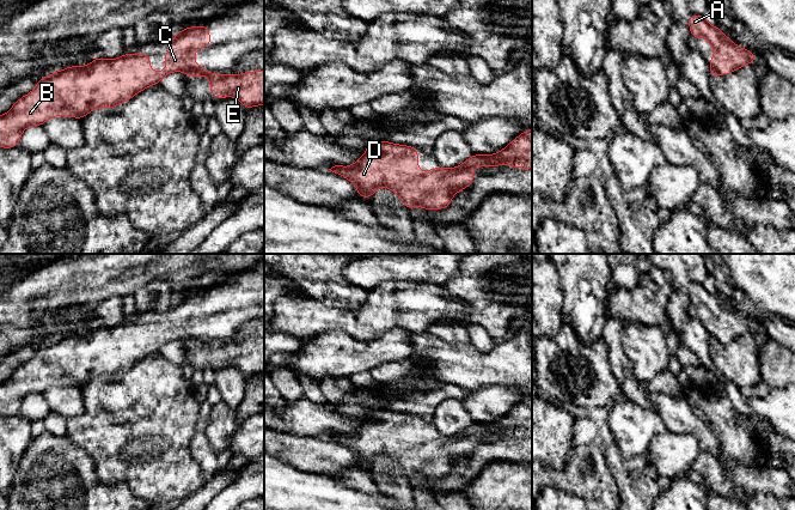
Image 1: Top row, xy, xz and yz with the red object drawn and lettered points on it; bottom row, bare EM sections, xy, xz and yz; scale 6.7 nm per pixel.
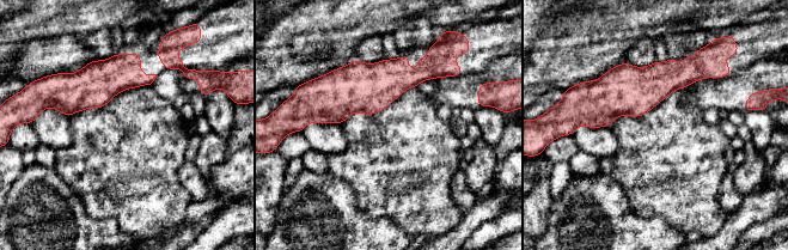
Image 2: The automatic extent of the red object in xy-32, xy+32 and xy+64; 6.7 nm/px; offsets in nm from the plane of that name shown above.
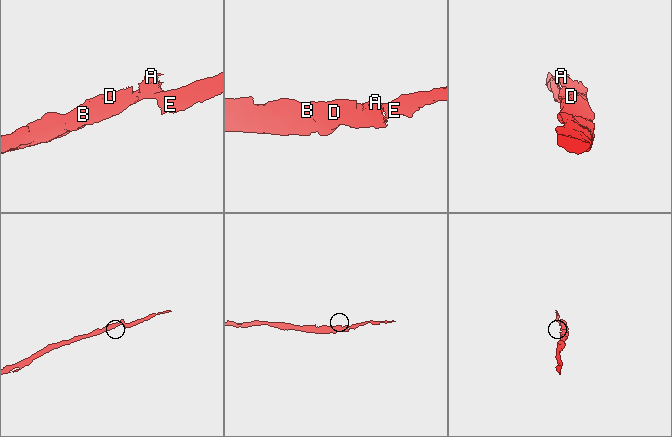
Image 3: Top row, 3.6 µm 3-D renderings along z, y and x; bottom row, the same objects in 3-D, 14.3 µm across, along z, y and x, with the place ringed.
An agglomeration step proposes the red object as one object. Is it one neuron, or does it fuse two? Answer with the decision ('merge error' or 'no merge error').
merge error

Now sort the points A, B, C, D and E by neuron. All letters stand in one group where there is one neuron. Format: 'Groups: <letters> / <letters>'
Groups: A B C D / E

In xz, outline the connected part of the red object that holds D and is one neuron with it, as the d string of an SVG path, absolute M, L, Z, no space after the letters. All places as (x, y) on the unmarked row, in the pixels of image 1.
M386 408L368 412L365 423L353 433L335 433L329 438L349 448L357 457L357 466L372 467L375 457L384 455L400 466L408 478L415 474L427 479L445 478L458 460L470 455L475 449L473 437L436 435L421 441L418 436L418 417Z

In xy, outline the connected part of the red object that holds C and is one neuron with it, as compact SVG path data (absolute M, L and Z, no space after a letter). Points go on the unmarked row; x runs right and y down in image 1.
M207 293L179 298L170 309L170 318L164 322L166 336L153 340L151 323L143 321L123 322L109 328L98 324L86 334L69 334L37 348L35 357L20 365L11 377L0 384L0 415L7 418L19 414L22 401L30 394L43 394L54 384L82 388L98 377L112 377L132 368L145 357L159 352L172 340L206 339L195 329L195 320L212 314Z

